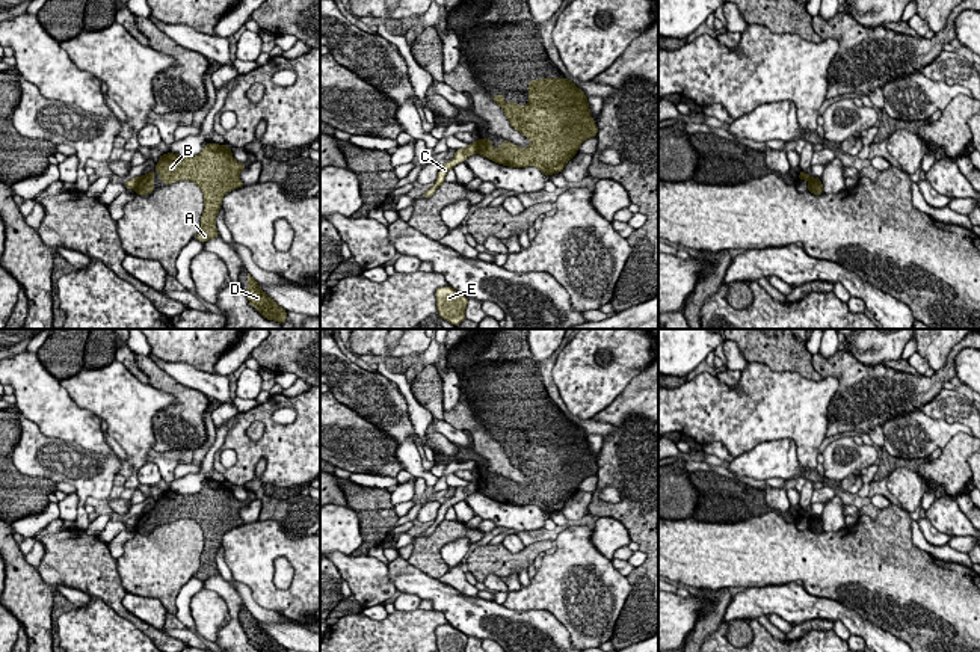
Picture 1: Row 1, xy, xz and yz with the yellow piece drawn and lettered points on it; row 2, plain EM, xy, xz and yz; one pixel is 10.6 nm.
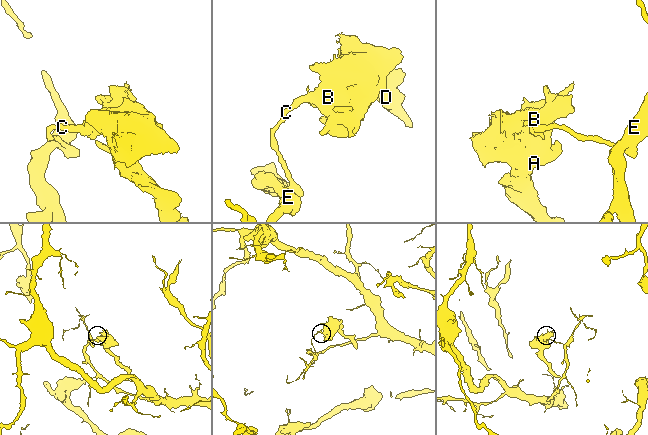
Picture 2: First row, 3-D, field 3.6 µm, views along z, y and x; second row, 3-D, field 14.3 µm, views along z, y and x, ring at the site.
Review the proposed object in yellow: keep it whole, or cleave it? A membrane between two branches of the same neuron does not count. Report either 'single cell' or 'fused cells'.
fused cells

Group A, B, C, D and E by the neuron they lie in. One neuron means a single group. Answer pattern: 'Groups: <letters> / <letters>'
Groups: A B D / C E

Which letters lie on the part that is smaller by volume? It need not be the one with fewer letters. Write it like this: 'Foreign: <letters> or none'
Foreign: A, B, D

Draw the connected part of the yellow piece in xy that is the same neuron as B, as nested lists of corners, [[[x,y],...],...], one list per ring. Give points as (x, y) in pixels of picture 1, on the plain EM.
[[[210,480],[195,495],[174,491],[163,492],[149,512],[139,515],[134,531],[140,534],[153,531],[156,528],[156,510],[165,522],[183,518],[193,519],[201,527],[204,536],[201,564],[195,577],[205,581],[210,577],[219,575],[216,554],[222,545],[223,534],[245,524],[240,518],[243,507],[246,507],[246,503],[237,500],[227,483]]]

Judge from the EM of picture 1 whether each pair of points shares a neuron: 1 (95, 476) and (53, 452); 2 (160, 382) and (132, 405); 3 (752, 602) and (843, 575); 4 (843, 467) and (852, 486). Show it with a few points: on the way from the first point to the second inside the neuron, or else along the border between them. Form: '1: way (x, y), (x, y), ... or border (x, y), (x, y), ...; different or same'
1: way (85, 470), (64, 462); same
2: border (148, 384), (175, 400), (153, 423); different
3: border (802, 584), (813, 595), (837, 599); different
4: border (858, 474), (849, 474), (838, 485); different

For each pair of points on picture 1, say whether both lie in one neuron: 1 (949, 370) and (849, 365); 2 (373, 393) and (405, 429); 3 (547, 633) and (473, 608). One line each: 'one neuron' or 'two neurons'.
1: one neuron
2: one neuron
3: one neuron

